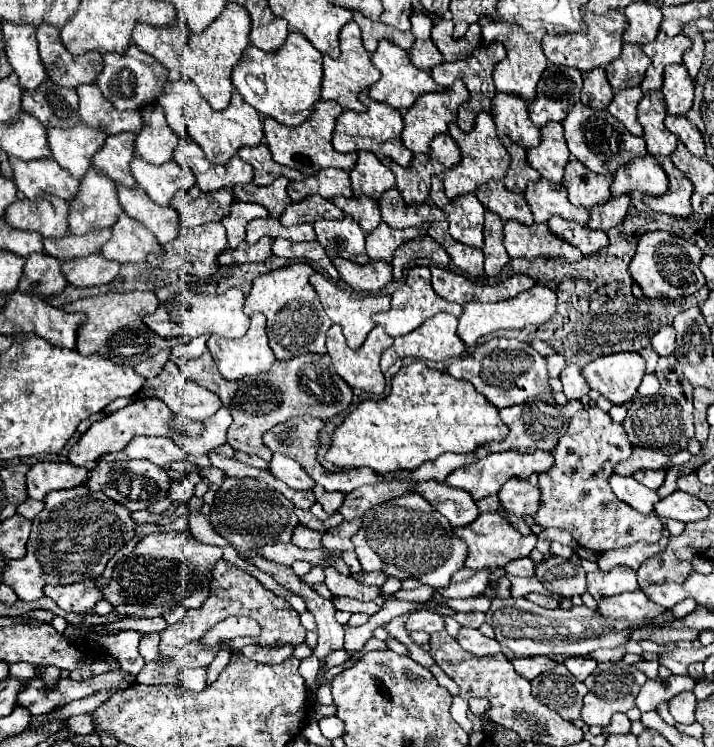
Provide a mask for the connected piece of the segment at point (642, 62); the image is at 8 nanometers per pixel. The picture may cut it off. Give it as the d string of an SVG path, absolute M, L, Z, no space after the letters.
M623 44L623 52L619 60L607 64L605 74L613 90L625 90L639 86L647 68L649 68L649 58L643 54L641 46Z

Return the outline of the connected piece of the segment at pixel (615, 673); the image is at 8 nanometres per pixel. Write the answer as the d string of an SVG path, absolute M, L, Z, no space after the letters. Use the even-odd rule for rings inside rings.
M599 662L595 672L585 680L585 686L589 688L589 692L583 700L585 704L583 704L581 720L587 726L593 726L593 724L607 726L615 712L627 712L629 708L635 706L635 698L645 682L647 682L647 676L635 666L629 666L625 662Z

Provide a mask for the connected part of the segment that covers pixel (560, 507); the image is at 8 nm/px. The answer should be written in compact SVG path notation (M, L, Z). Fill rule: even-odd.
M597 406L579 410L567 432L561 436L559 444L553 450L555 468L539 474L539 510L533 516L535 522L543 528L561 528L567 530L583 548L589 548L597 554L617 548L627 548L637 542L659 542L663 536L663 522L659 516L643 516L635 512L629 504L623 504L611 490L609 478L615 474L615 464L627 460L633 452L621 424L613 422L609 414L601 412Z

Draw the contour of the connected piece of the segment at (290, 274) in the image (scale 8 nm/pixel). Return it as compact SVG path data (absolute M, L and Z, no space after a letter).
M295 262L255 278L253 288L245 300L245 312L263 312L267 316L267 336L277 360L289 360L301 354L327 354L325 334L331 320L325 314L317 292L309 284L313 268L305 262Z

